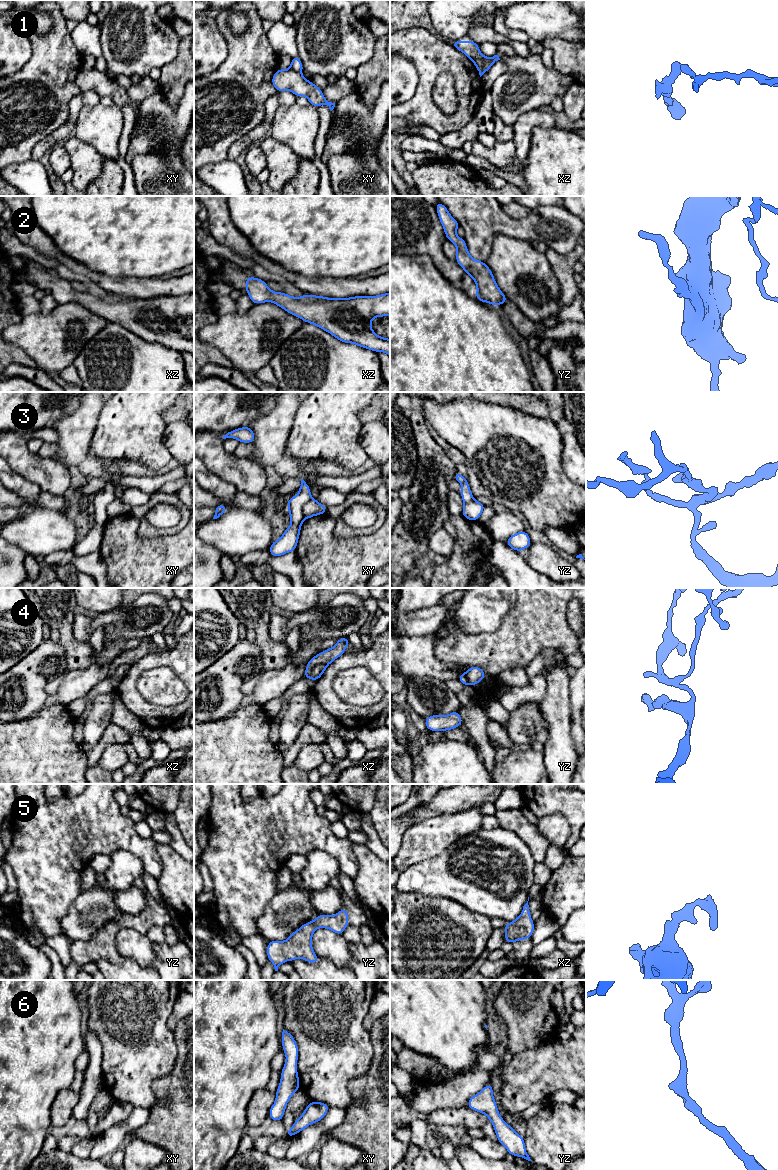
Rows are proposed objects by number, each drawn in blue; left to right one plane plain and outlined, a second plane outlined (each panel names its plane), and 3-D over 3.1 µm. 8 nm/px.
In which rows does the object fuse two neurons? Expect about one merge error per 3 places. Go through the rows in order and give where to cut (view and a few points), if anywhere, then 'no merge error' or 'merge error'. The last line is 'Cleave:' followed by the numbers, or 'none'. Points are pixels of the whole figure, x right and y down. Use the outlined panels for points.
1: cut xy (290, 68), (300, 73); merge error
2: cut none; no merge error
3: cut xy (312, 498), (302, 508), (303, 518); merge error
4: cut xz (326, 665), (316, 665), (305, 677); merge error
5: cut none; no merge error
6: cut none; no merge error
Cleave: 1, 3, 4

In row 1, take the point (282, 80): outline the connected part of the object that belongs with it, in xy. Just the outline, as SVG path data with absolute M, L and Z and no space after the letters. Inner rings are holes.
M277 69L272 77L272 85L278 92L289 90L297 97L307 97L310 105L314 107L327 105L331 111L335 107L335 103L328 102L325 99L319 87L306 80L301 73L292 69Z

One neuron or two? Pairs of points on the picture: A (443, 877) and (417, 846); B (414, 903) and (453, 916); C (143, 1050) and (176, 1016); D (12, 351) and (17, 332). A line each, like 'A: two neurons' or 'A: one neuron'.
A: two neurons
B: one neuron
C: two neurons
D: two neurons

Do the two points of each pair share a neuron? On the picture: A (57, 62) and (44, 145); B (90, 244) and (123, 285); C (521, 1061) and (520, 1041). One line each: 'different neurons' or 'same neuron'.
A: different neurons
B: different neurons
C: different neurons

